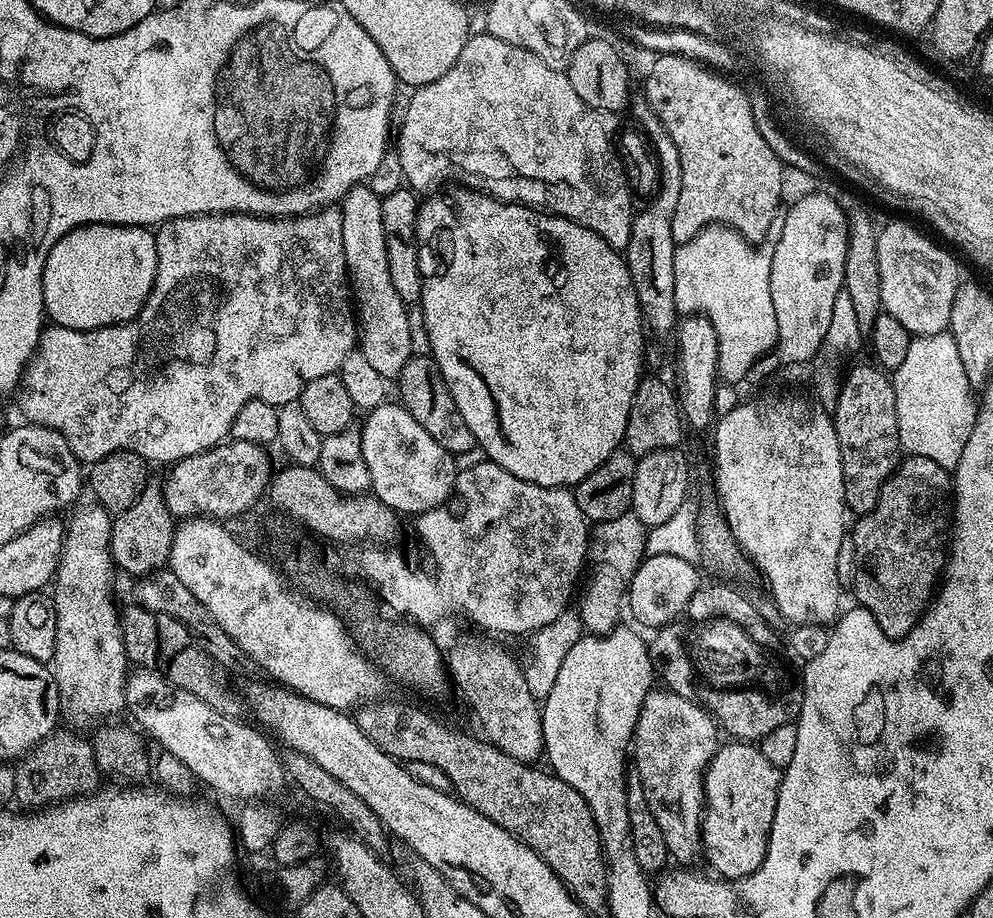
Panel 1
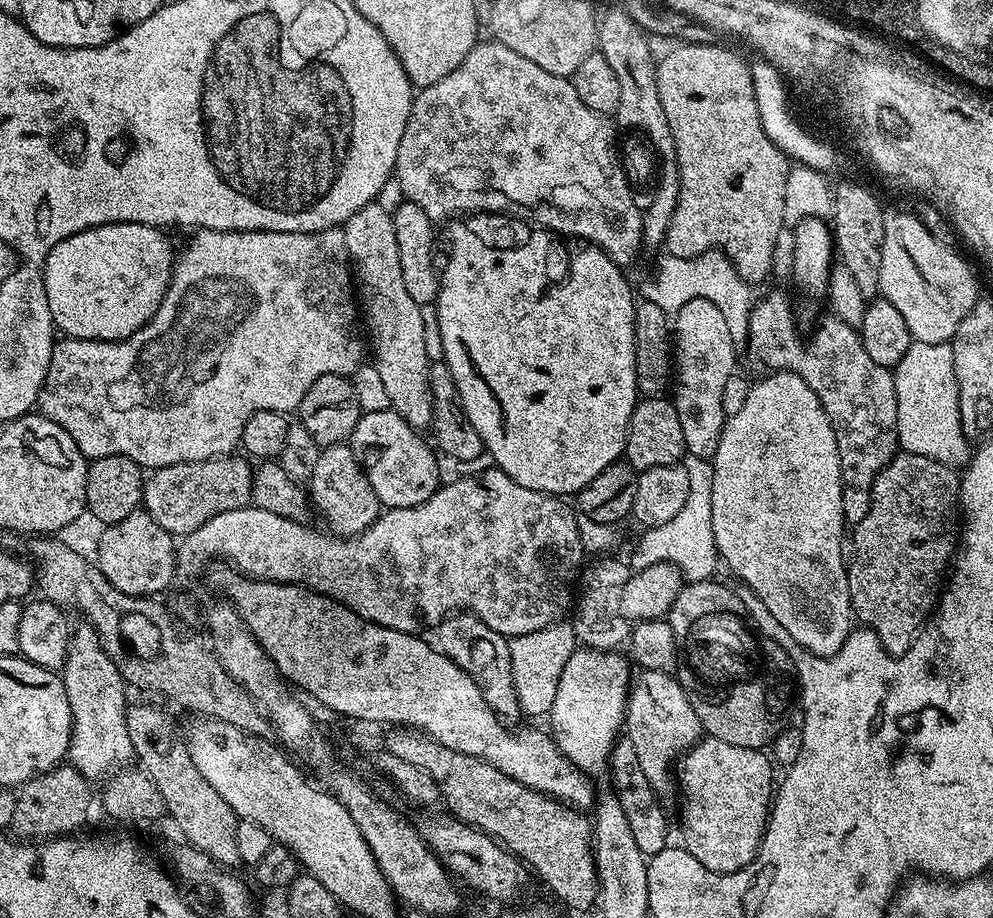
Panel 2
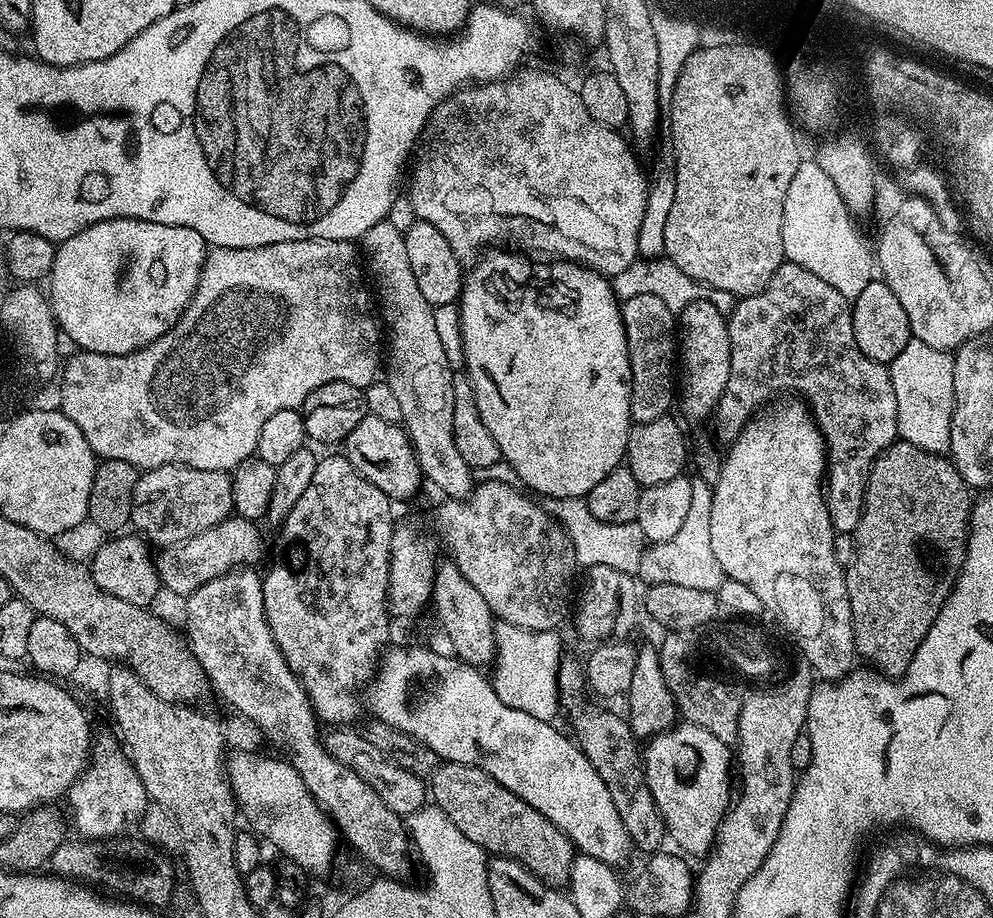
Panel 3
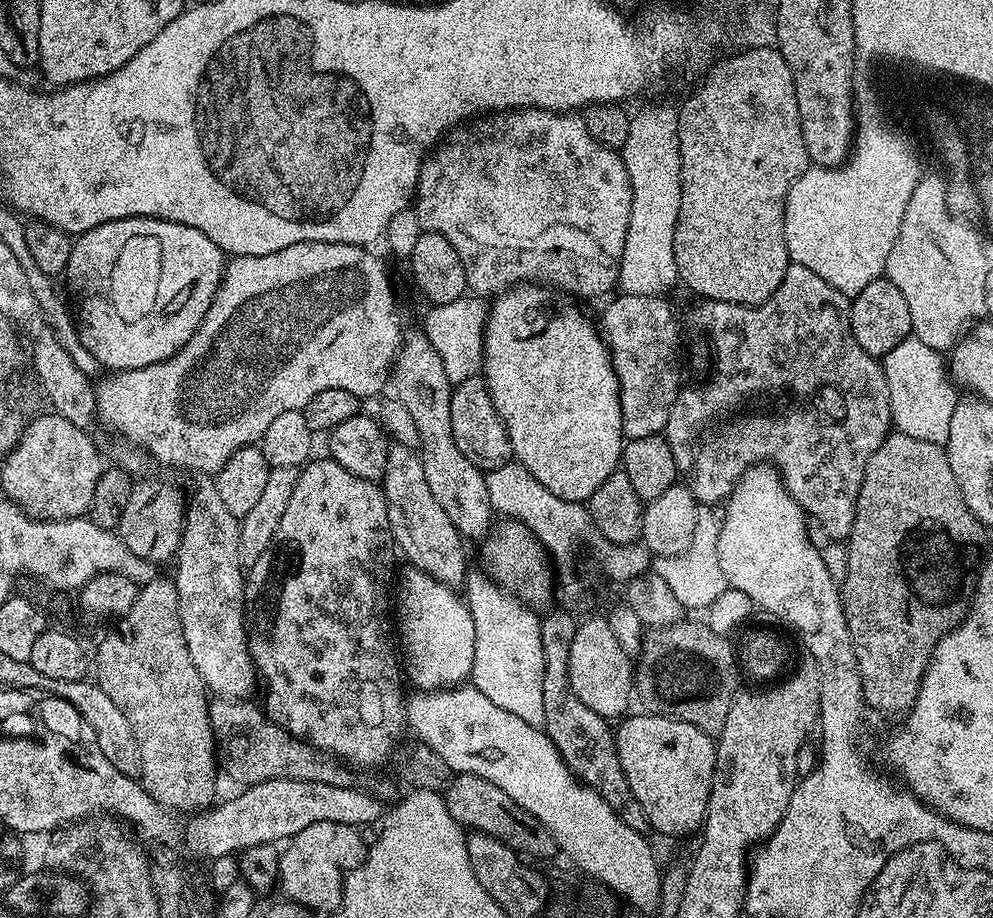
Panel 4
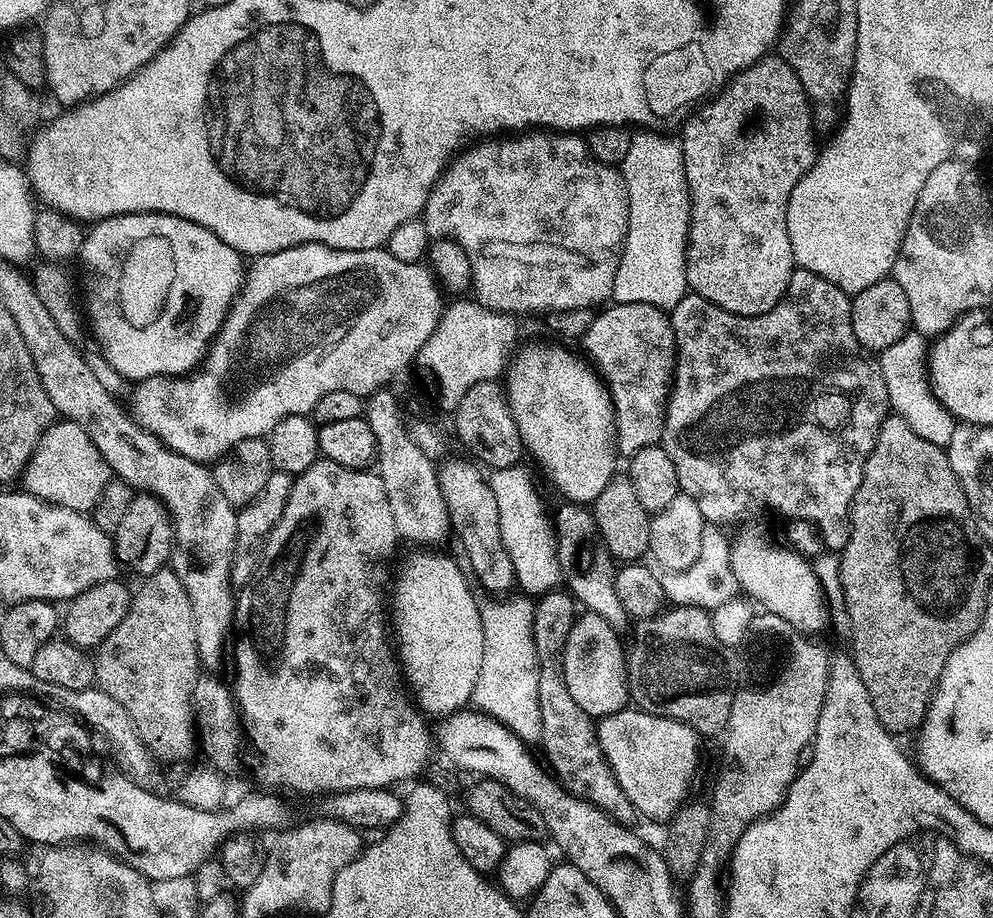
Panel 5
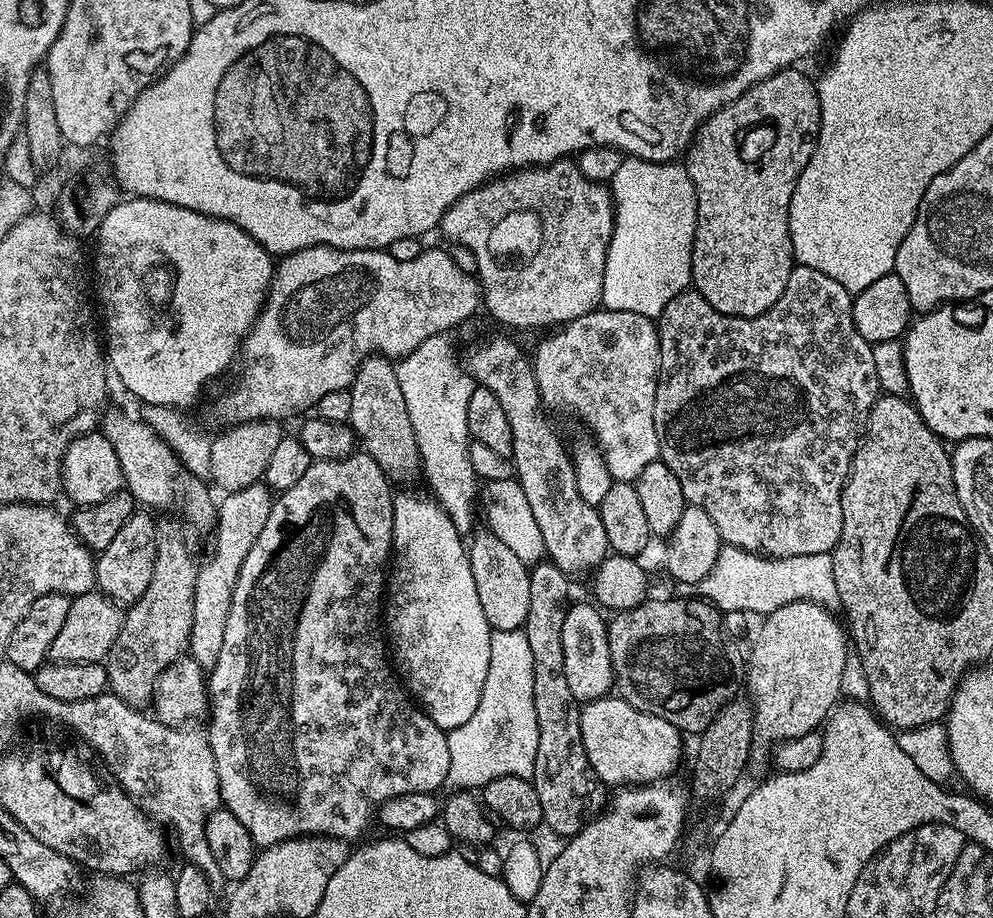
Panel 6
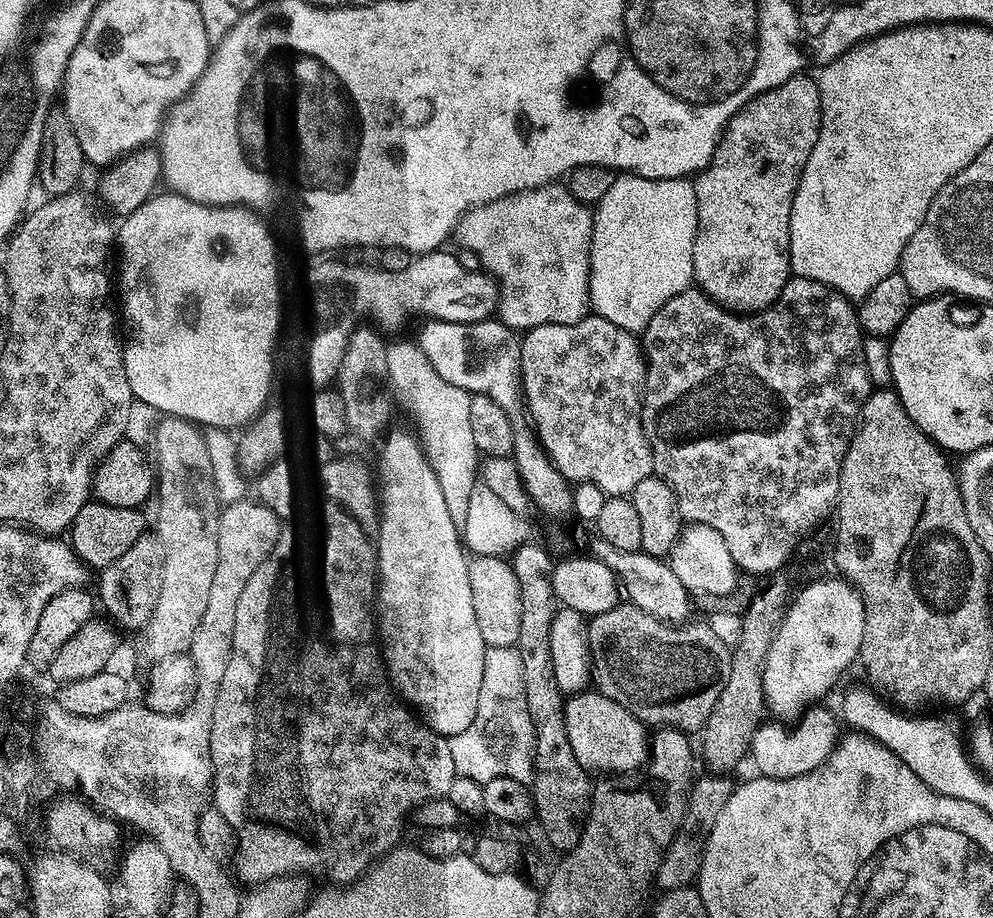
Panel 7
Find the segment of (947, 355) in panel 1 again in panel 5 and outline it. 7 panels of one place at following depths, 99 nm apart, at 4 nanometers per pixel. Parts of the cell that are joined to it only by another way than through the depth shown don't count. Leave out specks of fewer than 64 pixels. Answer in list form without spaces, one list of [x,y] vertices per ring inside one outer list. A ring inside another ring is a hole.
[[[909,330],[902,338],[898,338],[898,342],[894,342],[894,346],[886,346],[886,350],[879,353],[878,359],[880,369],[882,370],[882,378],[886,382],[889,409],[891,409],[895,415],[905,420],[910,426],[910,430],[914,430],[914,434],[918,434],[918,438],[926,438],[926,442],[934,442],[934,446],[947,449],[950,438],[954,438],[954,430],[958,427],[958,424],[957,421],[949,415],[948,411],[937,402],[936,396],[933,395],[928,385],[926,359],[930,351],[929,346],[929,341],[921,332]]]

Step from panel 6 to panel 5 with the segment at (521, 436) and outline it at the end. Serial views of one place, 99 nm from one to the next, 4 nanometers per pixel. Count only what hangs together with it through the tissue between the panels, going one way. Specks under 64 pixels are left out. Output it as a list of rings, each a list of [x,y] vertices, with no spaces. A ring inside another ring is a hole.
[[[564,502],[561,505],[556,514],[554,512],[554,527],[560,574],[563,583],[565,585],[568,583],[567,591],[577,605],[606,618],[606,622],[610,622],[612,628],[627,629],[630,624],[629,614],[615,594],[615,576],[618,568],[612,555],[600,541],[600,531],[596,529],[591,511],[583,504]]]

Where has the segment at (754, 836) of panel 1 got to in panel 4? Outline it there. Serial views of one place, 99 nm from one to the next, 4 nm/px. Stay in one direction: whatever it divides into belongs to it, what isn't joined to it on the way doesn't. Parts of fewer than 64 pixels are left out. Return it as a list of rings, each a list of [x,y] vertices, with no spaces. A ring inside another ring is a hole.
[[[625,715],[614,728],[616,753],[618,762],[622,762],[626,782],[630,782],[630,790],[642,806],[648,827],[653,833],[656,831],[664,836],[688,836],[695,828],[697,831],[703,825],[704,815],[708,812],[708,795],[716,769],[716,740],[698,730],[698,726],[675,720],[672,716],[632,715]]]

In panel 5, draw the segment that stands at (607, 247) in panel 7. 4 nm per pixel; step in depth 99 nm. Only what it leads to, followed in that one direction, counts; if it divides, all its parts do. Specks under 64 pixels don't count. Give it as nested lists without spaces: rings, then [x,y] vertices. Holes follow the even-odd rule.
[[[650,130],[637,131],[626,158],[618,165],[628,195],[628,229],[612,286],[612,300],[617,304],[646,302],[670,310],[689,291],[684,256],[688,252],[692,203],[688,200],[684,152],[679,139],[666,139]]]

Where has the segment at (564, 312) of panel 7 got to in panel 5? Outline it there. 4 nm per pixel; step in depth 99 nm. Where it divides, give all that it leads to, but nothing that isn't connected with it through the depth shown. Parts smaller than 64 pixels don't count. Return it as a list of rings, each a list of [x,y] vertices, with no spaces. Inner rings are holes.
[[[534,130],[529,134],[515,135],[513,138],[488,138],[466,148],[445,169],[440,181],[432,188],[422,213],[422,221],[425,224],[426,234],[432,240],[453,240],[458,242],[458,246],[462,246],[462,250],[466,250],[466,258],[470,258],[472,271],[471,291],[475,299],[490,310],[509,314],[573,312],[579,308],[595,309],[612,300],[614,274],[620,265],[620,253],[624,251],[624,239],[628,229],[628,195],[624,178],[619,171],[613,165],[596,162],[588,152],[587,143],[579,135]]]

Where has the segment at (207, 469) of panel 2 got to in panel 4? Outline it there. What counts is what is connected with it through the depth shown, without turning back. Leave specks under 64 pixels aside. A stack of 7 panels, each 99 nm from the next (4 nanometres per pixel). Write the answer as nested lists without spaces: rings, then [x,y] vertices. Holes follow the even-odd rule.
[[[140,480],[133,483],[126,510],[122,510],[118,535],[120,541],[138,558],[151,564],[163,565],[163,560],[171,561],[180,549],[180,535],[184,533],[185,493],[180,493],[172,484],[164,480]]]

